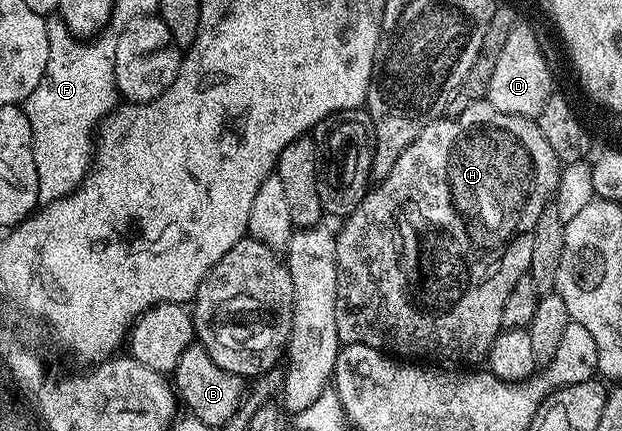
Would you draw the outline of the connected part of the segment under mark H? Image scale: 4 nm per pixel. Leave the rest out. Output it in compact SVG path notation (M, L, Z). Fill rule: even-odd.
M477 99L462 111L458 117L445 117L431 122L424 131L422 131L415 139L415 143L411 143L411 147L407 147L407 151L403 151L403 155L399 155L399 159L395 163L395 167L391 167L389 174L376 182L375 187L370 188L365 194L365 198L359 203L357 210L350 217L344 218L345 225L340 230L336 230L337 239L337 310L335 311L335 327L342 345L366 345L372 349L379 349L386 355L396 355L401 359L420 359L425 363L452 363L457 367L477 367L477 365L486 360L489 355L489 349L495 343L495 339L503 332L503 307L507 301L507 297L511 294L511 289L515 287L515 283L519 282L521 276L528 274L529 264L531 263L531 247L532 235L535 231L535 225L539 221L540 213L545 205L550 204L553 192L558 192L561 184L562 163L555 155L555 151L551 151L551 143L547 143L547 139L543 139L543 131L539 131L536 120L532 117L520 117L519 115L507 115L503 111L499 111L495 107L491 107L491 103L487 99Z

